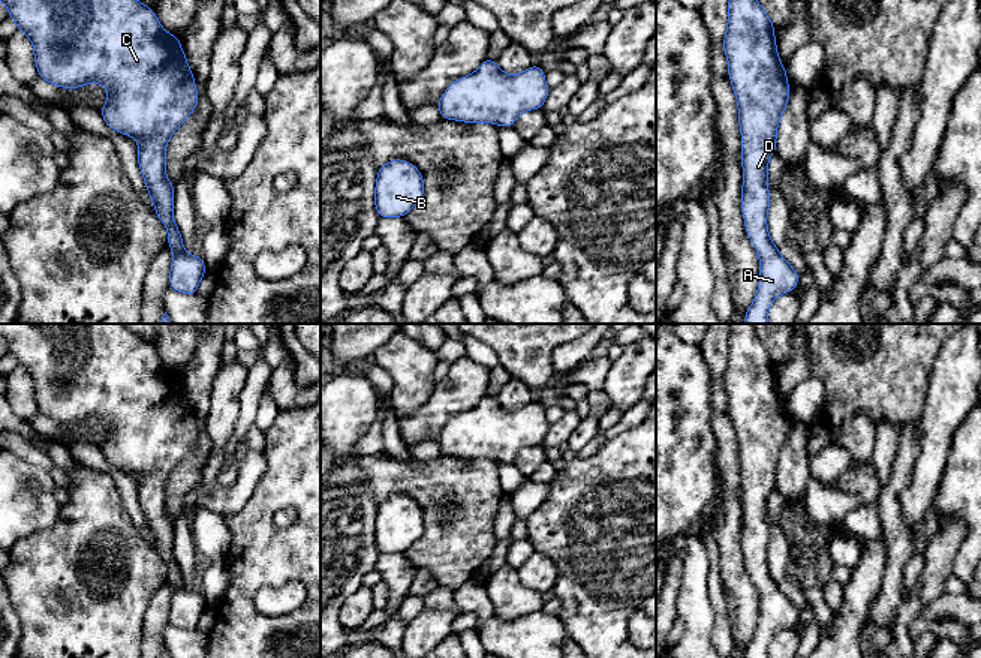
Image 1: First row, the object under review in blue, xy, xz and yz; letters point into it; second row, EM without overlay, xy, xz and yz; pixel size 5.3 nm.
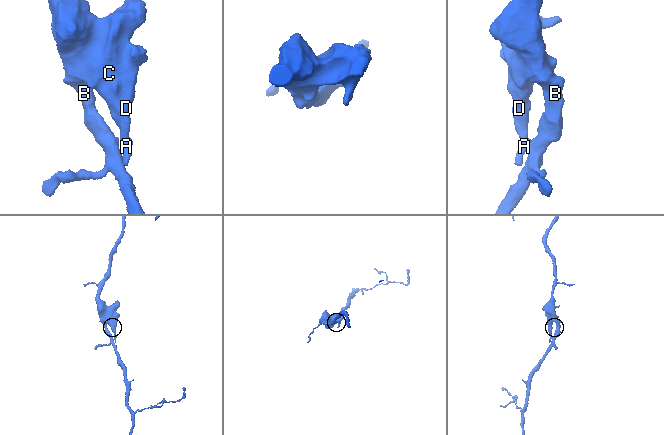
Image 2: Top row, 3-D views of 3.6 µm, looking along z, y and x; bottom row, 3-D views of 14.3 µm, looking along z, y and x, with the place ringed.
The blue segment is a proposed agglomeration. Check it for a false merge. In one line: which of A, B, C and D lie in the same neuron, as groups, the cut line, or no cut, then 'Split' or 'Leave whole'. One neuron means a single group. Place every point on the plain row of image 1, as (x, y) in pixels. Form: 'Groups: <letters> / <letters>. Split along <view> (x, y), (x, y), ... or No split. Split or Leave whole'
Groups: A B C D. No split. Leave whole

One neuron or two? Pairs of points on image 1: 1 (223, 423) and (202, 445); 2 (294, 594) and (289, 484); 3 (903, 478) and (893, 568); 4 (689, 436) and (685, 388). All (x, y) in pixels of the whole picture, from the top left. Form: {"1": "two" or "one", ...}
{"1": "two", "2": "two", "3": "one", "4": "one"}

